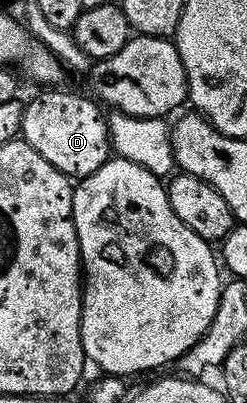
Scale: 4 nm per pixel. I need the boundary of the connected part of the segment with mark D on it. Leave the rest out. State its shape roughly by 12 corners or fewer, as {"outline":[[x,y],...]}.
{"outline":[[74,91],[26,103],[21,138],[77,181],[111,158],[103,108]]}

